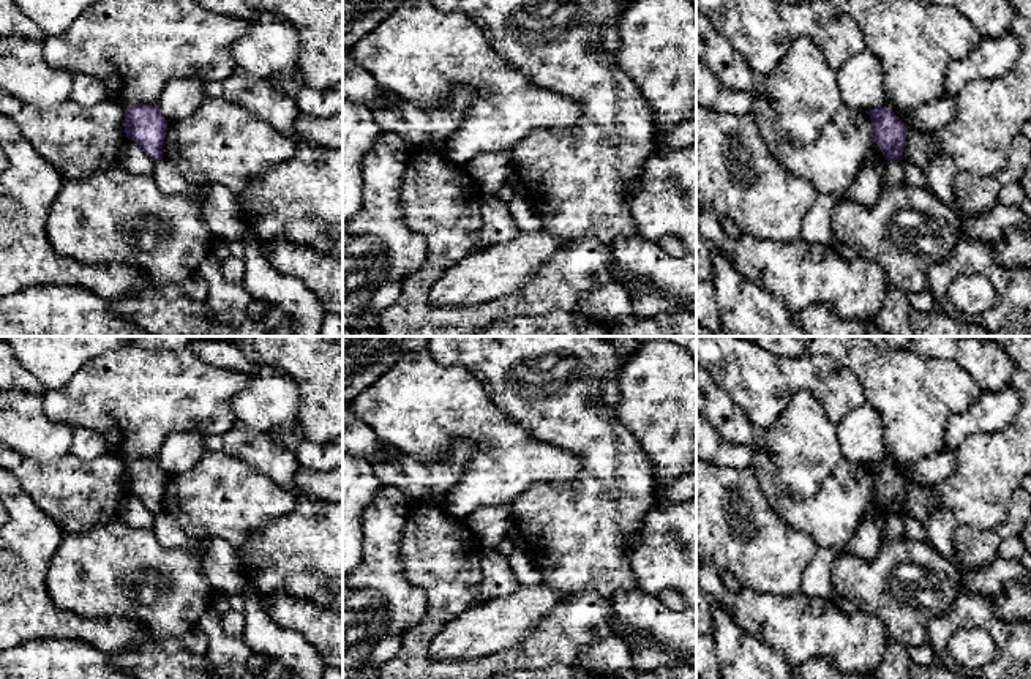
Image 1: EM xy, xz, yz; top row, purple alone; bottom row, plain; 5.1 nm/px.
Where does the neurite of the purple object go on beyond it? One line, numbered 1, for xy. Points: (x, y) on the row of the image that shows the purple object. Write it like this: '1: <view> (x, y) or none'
1: none

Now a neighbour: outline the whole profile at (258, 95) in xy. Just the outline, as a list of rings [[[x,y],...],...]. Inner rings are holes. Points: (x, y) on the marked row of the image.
[[[235,69],[229,77],[205,85],[204,93],[238,103],[281,134],[300,141],[294,128],[295,98],[276,90],[270,79]]]

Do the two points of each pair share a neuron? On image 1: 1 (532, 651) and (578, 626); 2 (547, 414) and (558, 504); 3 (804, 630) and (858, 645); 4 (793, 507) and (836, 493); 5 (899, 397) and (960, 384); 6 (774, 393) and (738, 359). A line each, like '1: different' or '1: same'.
1: same
2: same
3: same
4: same
5: same
6: same

